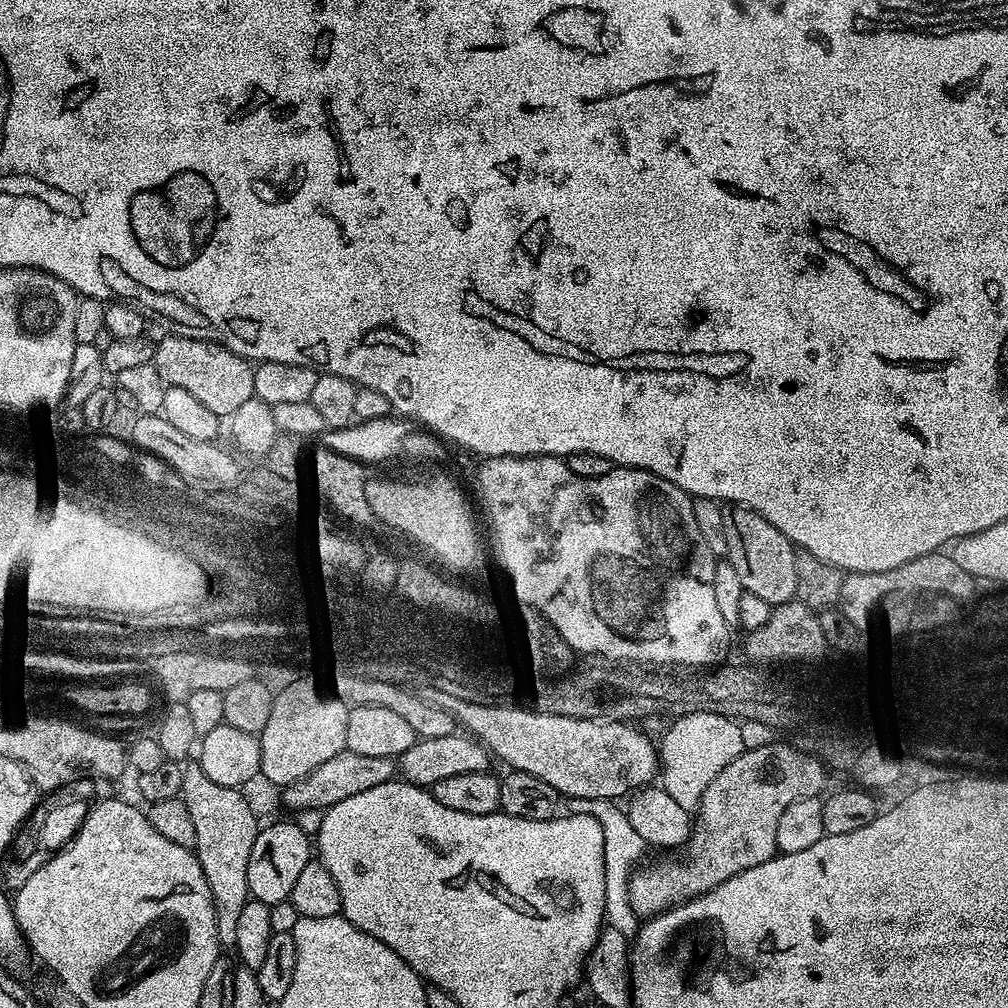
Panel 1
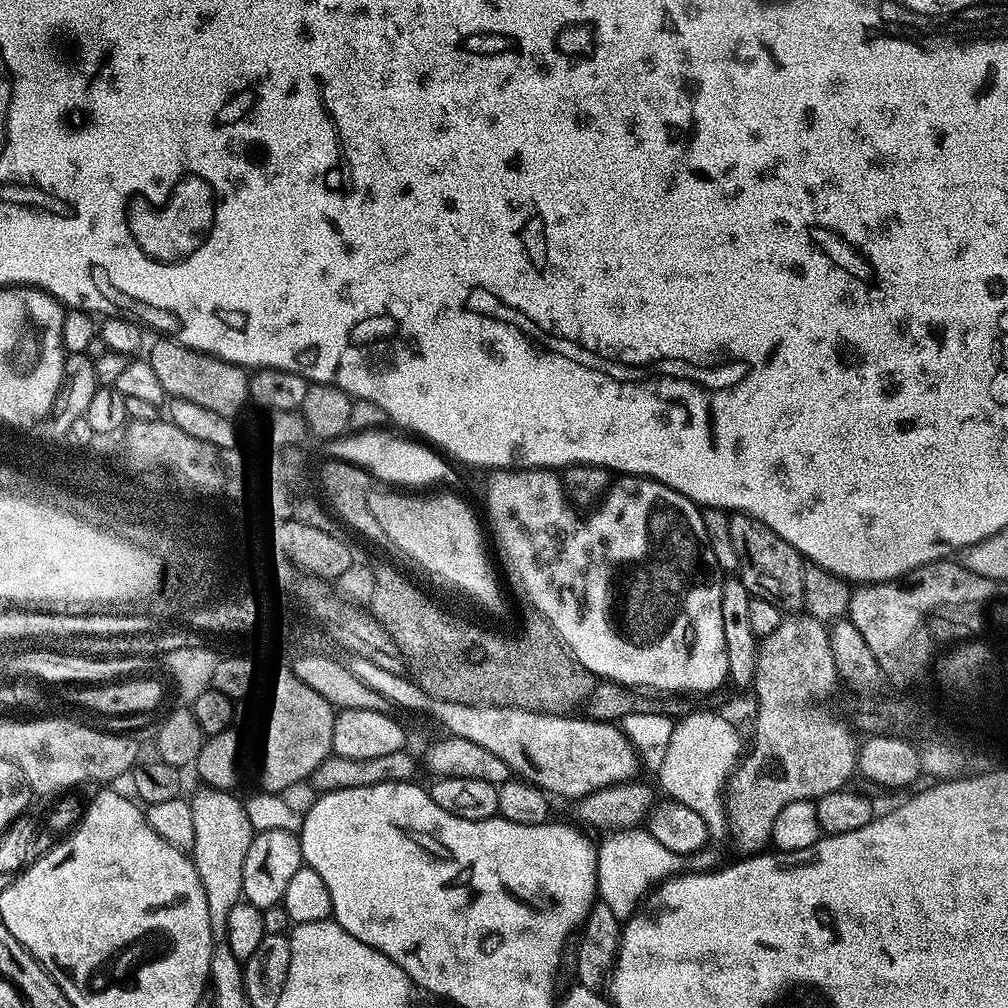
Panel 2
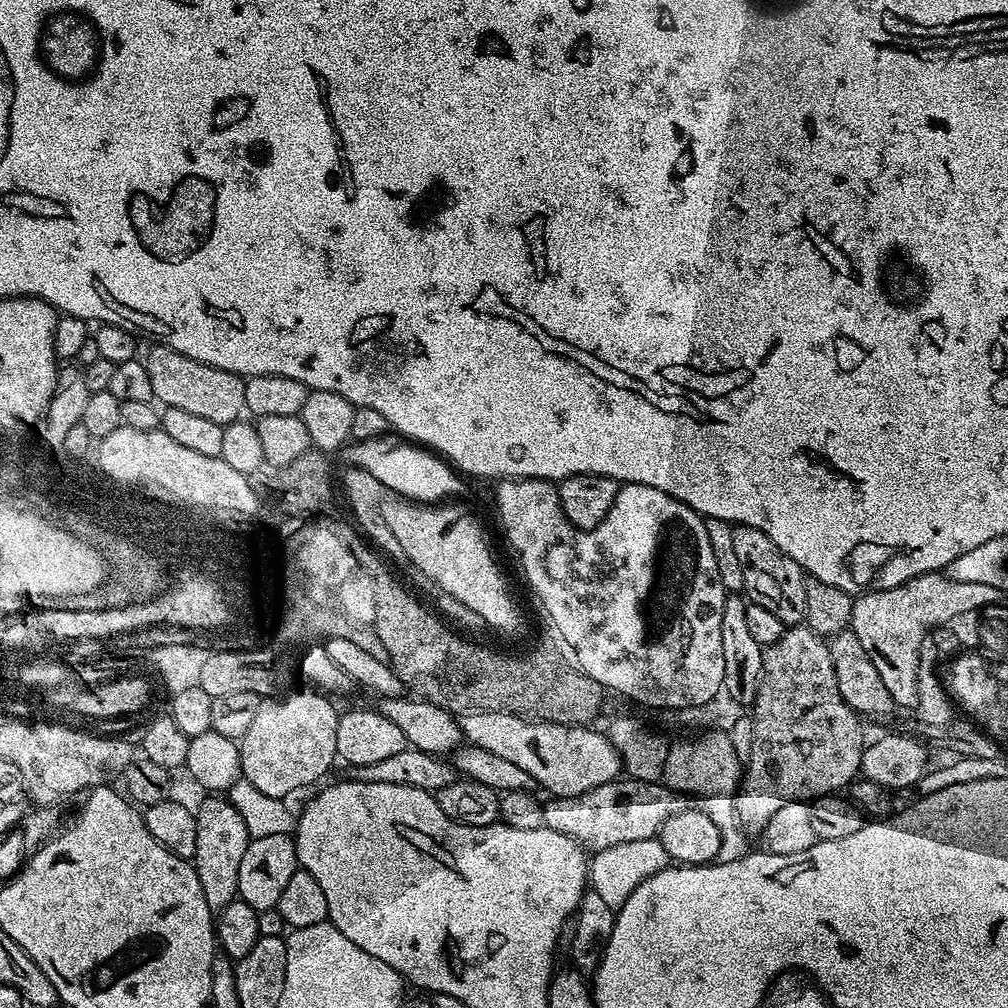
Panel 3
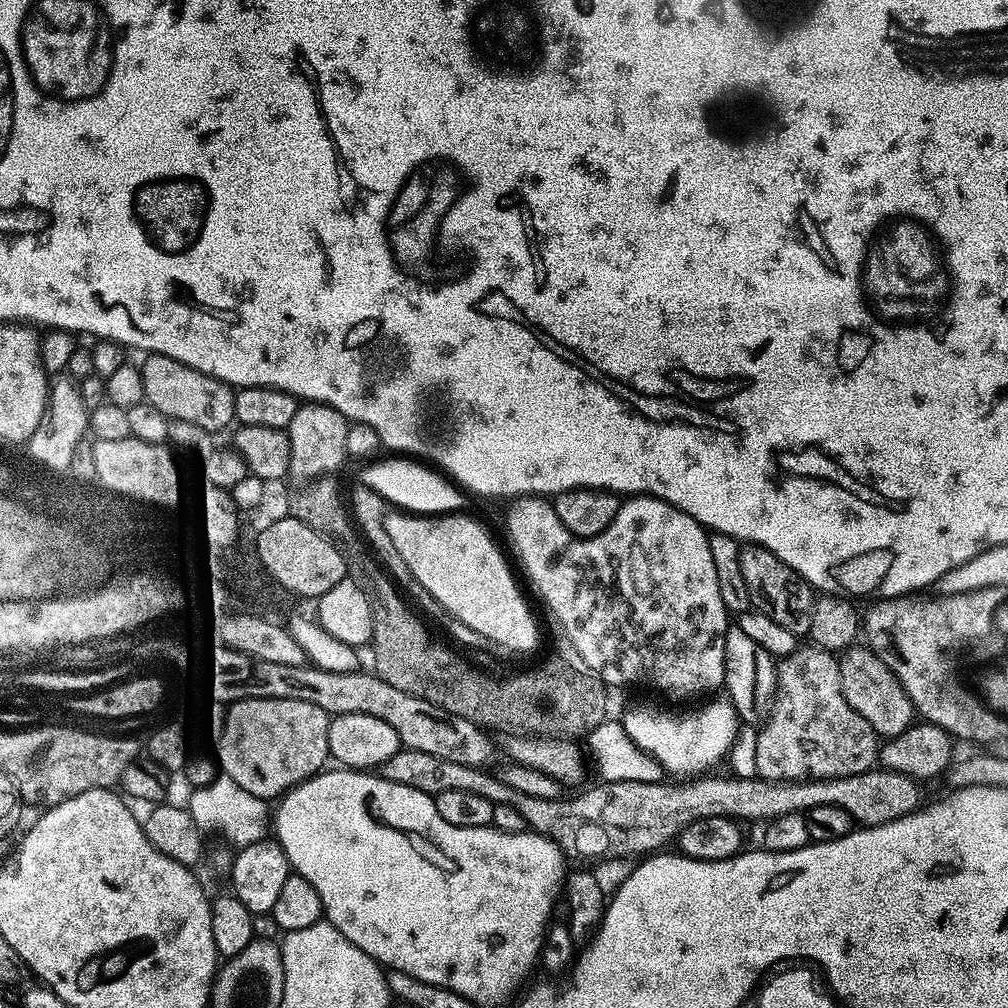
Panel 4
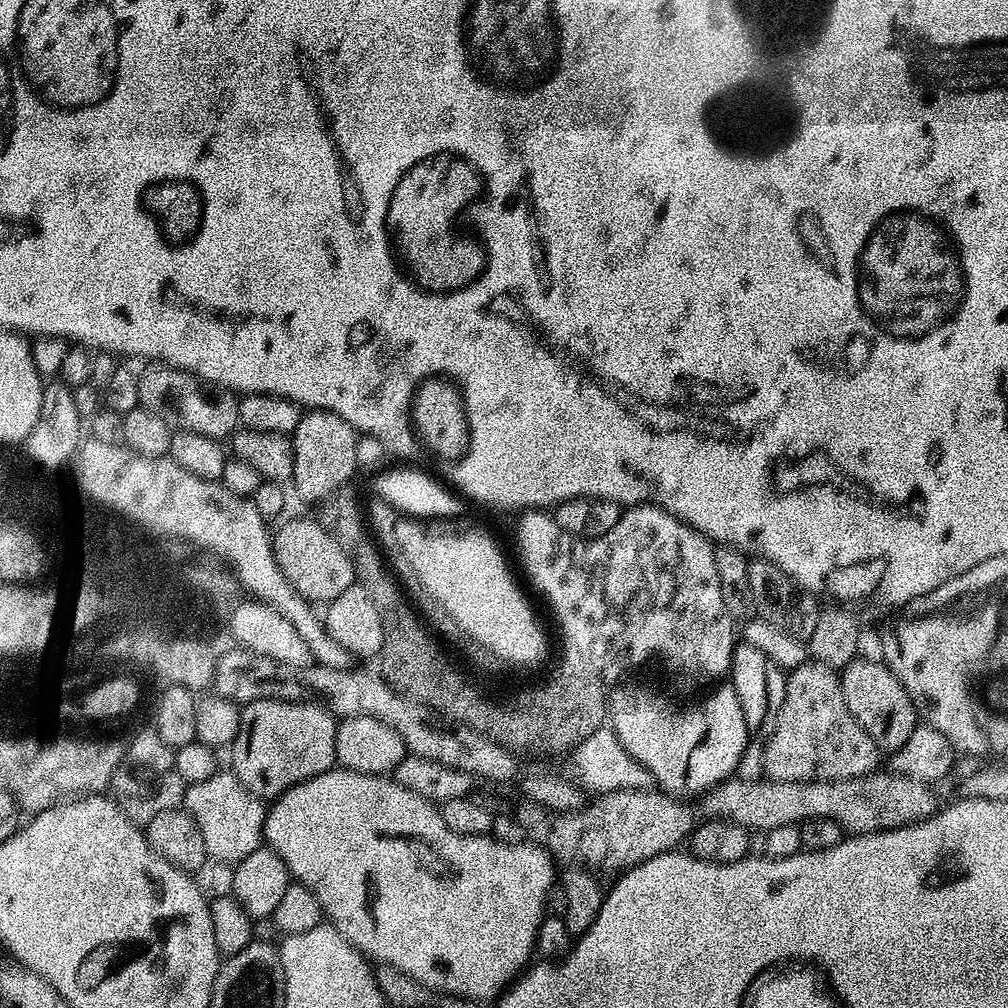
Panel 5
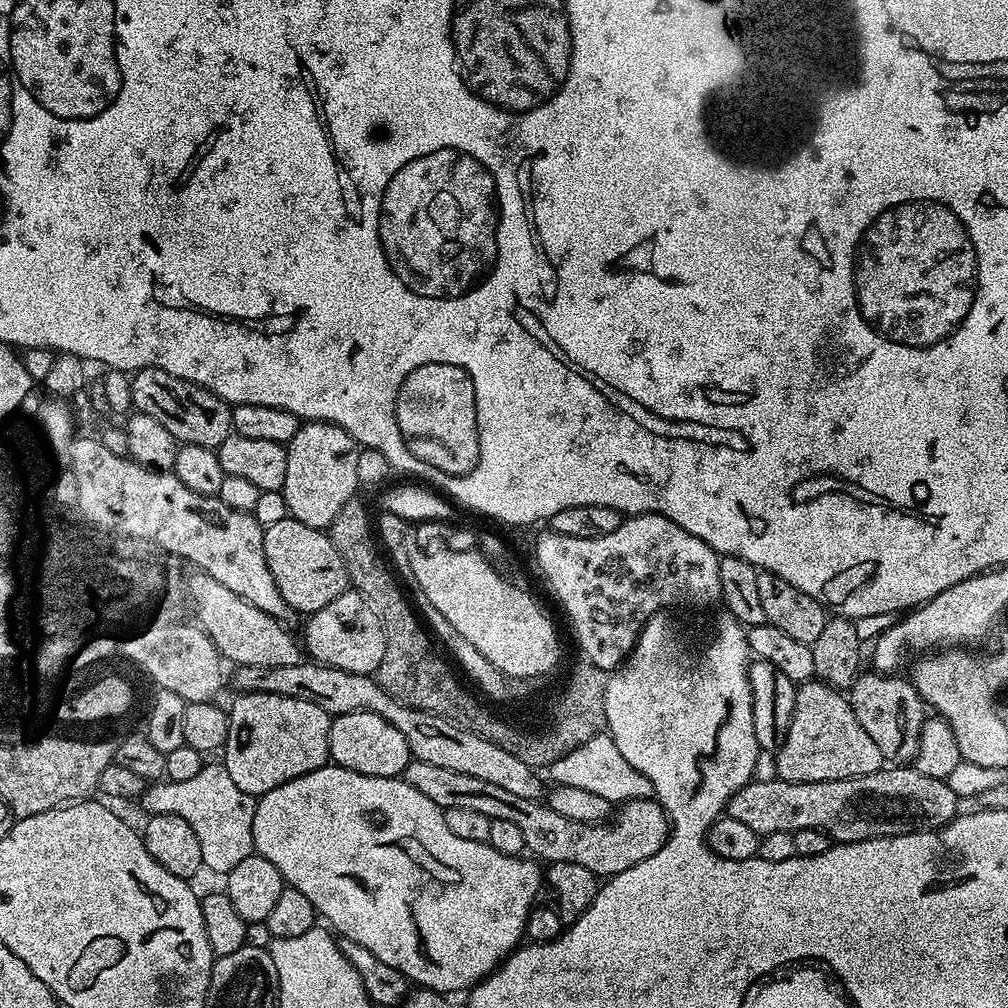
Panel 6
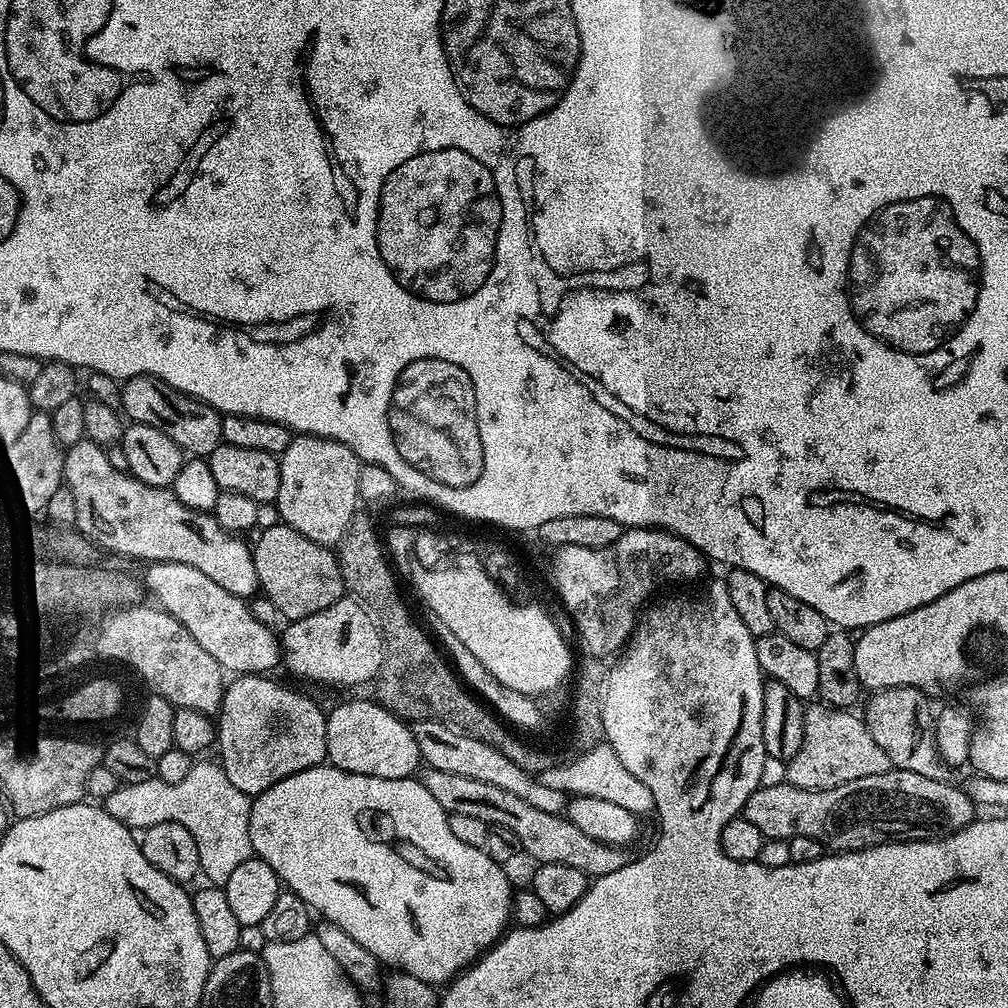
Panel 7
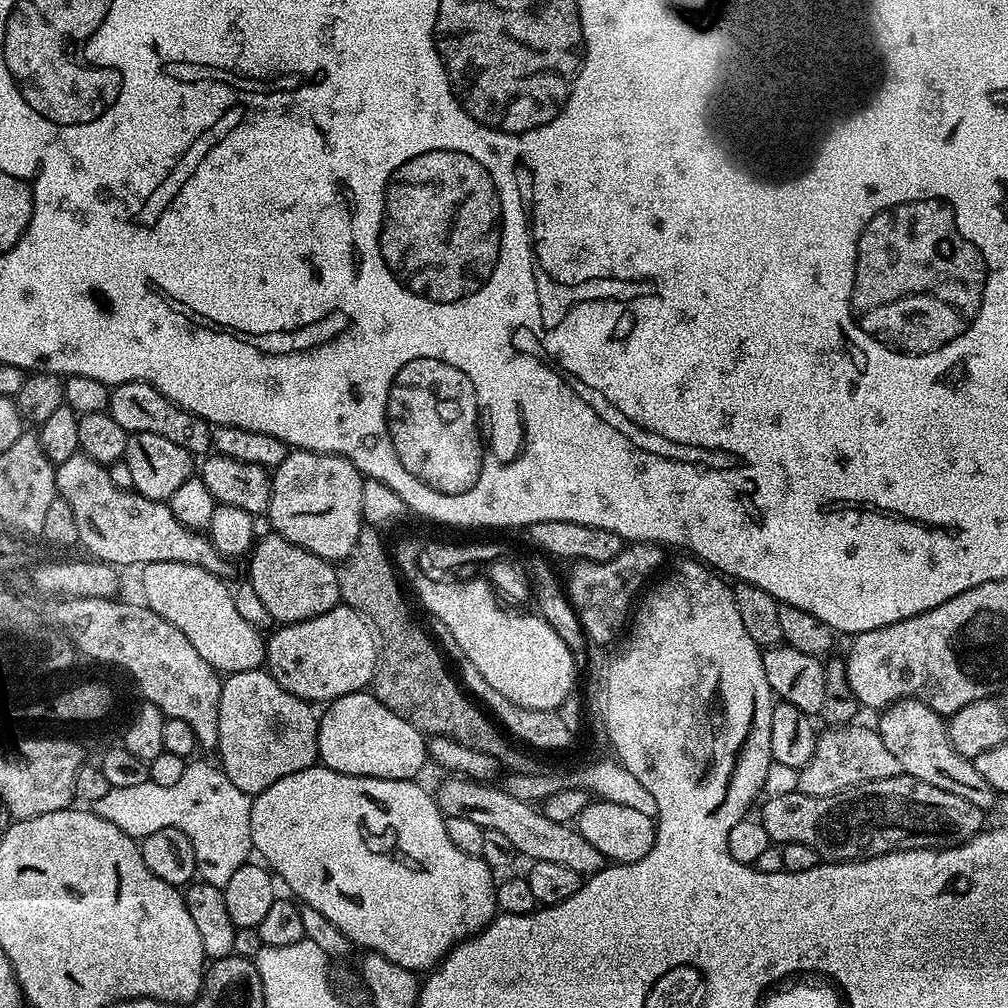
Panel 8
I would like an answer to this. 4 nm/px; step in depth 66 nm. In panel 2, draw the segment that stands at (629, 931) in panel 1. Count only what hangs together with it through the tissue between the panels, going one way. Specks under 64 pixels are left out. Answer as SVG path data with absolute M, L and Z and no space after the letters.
M634 827L629 829L615 829L602 842L599 841L596 853L596 889L599 901L608 906L613 911L614 916L621 922L626 922L635 911L639 909L638 904L647 895L647 892L661 883L665 879L671 879L678 875L703 874L713 871L719 867L720 850L722 850L719 843L708 843L698 851L692 852L690 855L678 855L677 852L667 850L667 848L653 835L647 832L647 829L641 827Z

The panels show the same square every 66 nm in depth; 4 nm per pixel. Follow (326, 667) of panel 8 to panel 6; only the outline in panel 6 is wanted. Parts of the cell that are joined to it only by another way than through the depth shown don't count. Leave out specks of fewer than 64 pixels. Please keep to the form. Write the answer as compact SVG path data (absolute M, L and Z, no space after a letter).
M355 590L338 594L330 606L311 613L304 624L303 647L313 661L363 676L375 673L386 654L386 638L375 608Z

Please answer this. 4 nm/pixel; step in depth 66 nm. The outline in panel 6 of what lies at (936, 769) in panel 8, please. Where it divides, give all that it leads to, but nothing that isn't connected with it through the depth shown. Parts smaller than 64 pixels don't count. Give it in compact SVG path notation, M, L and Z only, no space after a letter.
M875 670L863 671L849 688L848 697L855 717L866 734L877 743L885 761L902 766L915 759L921 728L926 719L926 705L912 682L899 676L881 674Z

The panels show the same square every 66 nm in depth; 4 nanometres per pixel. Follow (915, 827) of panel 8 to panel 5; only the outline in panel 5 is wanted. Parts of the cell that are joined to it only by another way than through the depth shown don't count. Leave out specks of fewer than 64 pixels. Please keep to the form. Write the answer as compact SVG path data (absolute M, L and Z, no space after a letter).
M877 770L866 776L849 780L807 780L806 782L782 782L781 780L736 780L729 778L714 785L710 791L703 793L695 801L696 812L704 820L728 820L749 830L757 828L760 834L774 830L774 826L787 824L799 825L802 820L810 818L830 818L837 820L844 827L845 833L863 834L865 832L885 832L901 828L907 824L917 824L926 820L937 811L936 796L929 785L918 782L914 778L899 776L891 770Z

